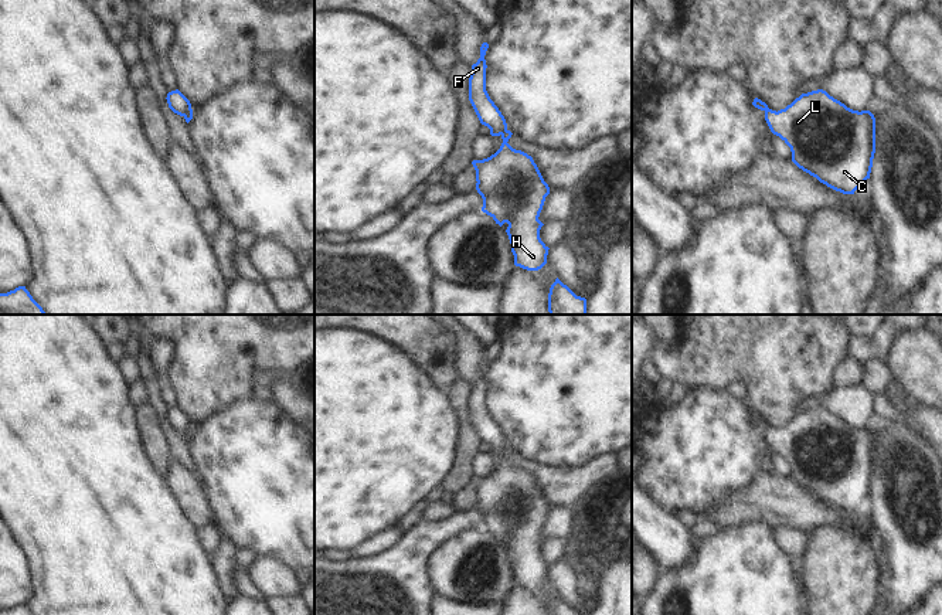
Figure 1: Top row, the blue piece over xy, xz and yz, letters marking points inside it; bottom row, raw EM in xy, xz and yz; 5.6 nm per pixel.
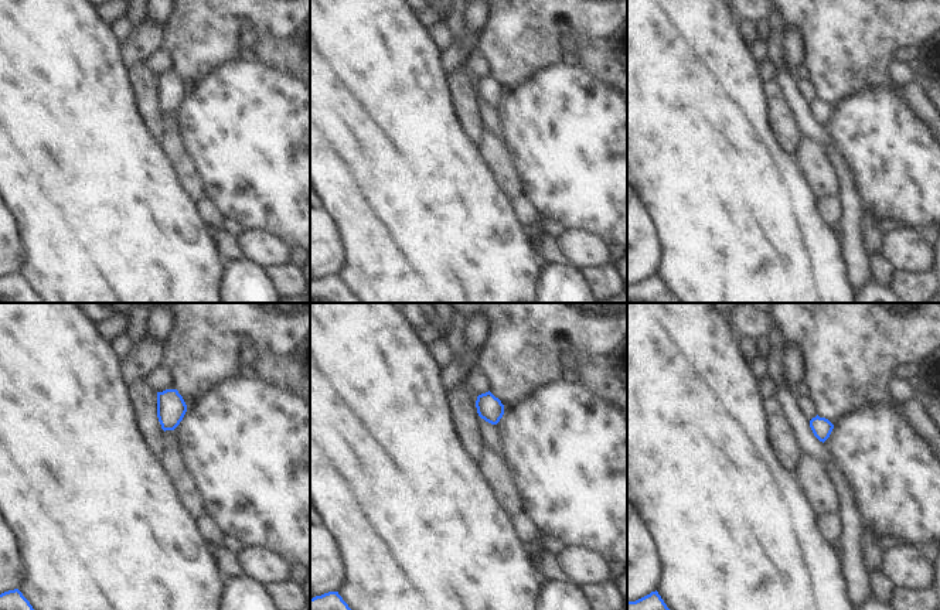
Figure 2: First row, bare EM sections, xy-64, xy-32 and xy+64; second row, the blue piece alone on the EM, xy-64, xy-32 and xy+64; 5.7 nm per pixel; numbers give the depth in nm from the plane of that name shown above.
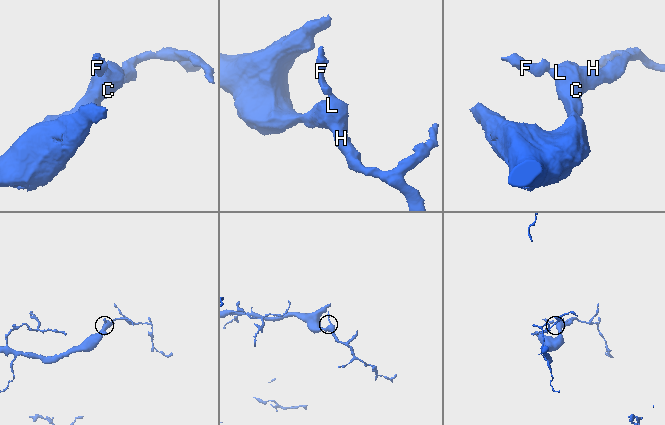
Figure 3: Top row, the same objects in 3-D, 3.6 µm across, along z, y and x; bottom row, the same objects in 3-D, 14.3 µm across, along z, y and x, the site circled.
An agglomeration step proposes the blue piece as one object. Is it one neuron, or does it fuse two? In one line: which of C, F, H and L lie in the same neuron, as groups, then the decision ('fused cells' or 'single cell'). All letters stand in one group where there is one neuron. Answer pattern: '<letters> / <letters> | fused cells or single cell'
C H L / F | fused cells

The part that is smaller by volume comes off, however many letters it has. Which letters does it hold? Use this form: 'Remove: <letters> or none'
Remove: F

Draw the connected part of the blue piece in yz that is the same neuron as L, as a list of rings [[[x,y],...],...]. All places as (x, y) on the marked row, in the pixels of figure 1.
[[[826,91],[802,94],[781,111],[765,109],[771,132],[792,152],[792,162],[843,194],[870,179],[875,153],[875,118],[853,111]]]

